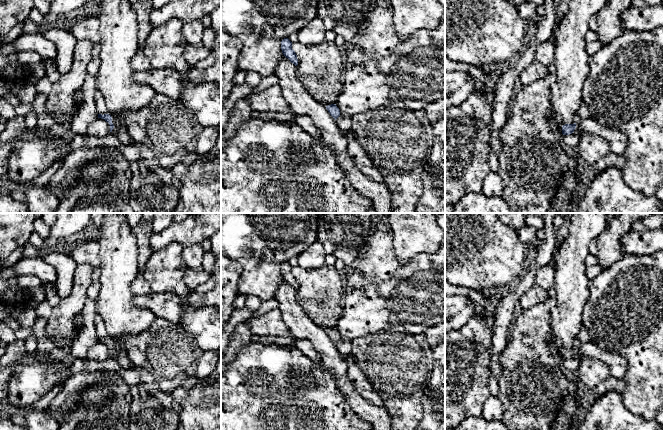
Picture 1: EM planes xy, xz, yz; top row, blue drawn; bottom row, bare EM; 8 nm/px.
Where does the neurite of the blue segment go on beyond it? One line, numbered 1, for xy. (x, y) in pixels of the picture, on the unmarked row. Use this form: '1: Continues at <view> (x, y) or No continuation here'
1: Continues at xy (120, 356)

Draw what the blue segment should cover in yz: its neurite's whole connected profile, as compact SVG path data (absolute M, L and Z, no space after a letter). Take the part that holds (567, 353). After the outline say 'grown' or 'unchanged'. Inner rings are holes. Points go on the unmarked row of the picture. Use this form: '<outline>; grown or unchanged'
M575 341L575 347L574 348L565 348L562 350L562 358L563 359L569 359L569 358L577 358L579 361L581 361L582 357L579 353L576 352L576 347L581 344L578 341Z; grown

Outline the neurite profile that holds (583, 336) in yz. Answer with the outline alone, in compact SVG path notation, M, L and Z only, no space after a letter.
M582 327L577 336L576 336L576 340L580 343L586 343L591 341L591 337L589 335L589 333L587 332L586 328Z

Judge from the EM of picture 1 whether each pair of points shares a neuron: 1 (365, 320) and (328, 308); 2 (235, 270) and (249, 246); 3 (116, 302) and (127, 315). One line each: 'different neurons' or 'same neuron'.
1: different neurons
2: different neurons
3: same neuron

